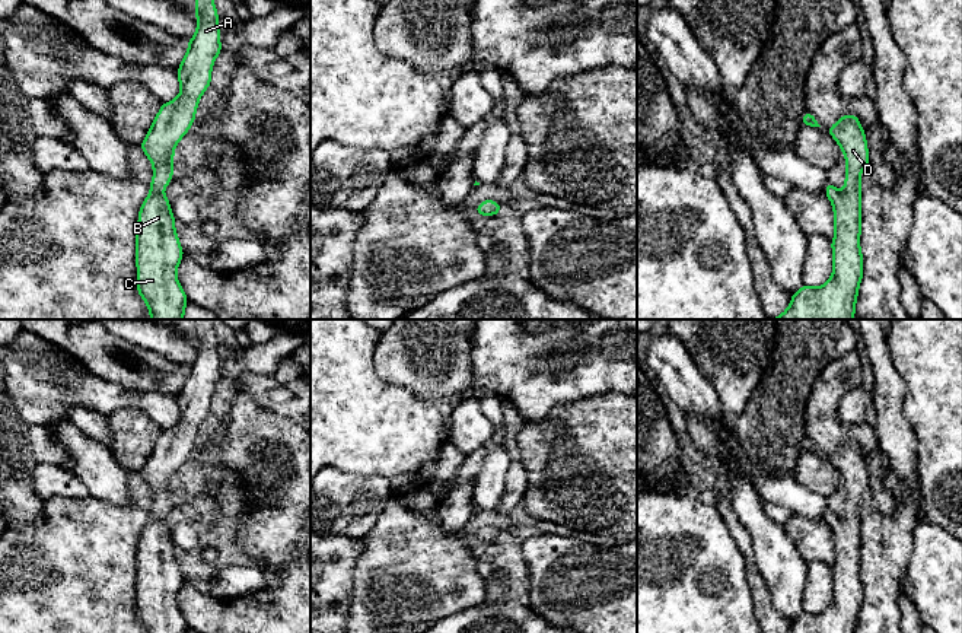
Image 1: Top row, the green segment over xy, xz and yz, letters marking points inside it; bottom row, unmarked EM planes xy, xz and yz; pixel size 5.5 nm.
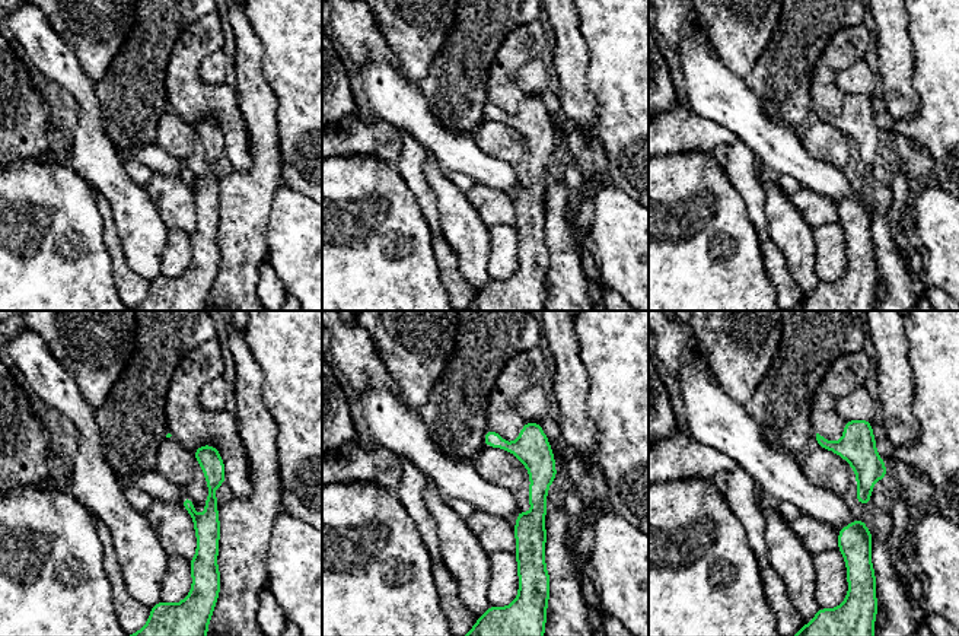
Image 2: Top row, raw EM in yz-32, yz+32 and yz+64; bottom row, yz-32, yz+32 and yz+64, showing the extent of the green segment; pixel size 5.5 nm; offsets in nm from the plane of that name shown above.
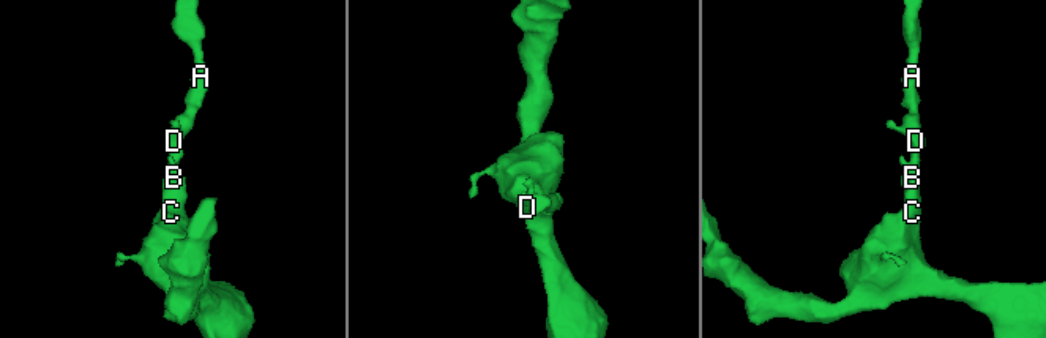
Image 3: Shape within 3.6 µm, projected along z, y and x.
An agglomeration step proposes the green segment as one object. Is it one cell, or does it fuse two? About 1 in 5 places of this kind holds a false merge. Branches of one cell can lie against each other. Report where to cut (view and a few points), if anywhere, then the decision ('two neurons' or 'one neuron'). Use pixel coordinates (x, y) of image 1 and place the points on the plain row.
no cut | one neuron

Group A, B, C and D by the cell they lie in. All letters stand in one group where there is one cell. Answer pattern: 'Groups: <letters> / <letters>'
Groups: A B C D

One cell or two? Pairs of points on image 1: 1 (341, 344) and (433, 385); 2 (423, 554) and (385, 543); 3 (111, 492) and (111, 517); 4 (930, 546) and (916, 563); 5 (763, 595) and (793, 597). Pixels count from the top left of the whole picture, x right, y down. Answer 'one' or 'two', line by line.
1: two
2: one
3: two
4: one
5: two

